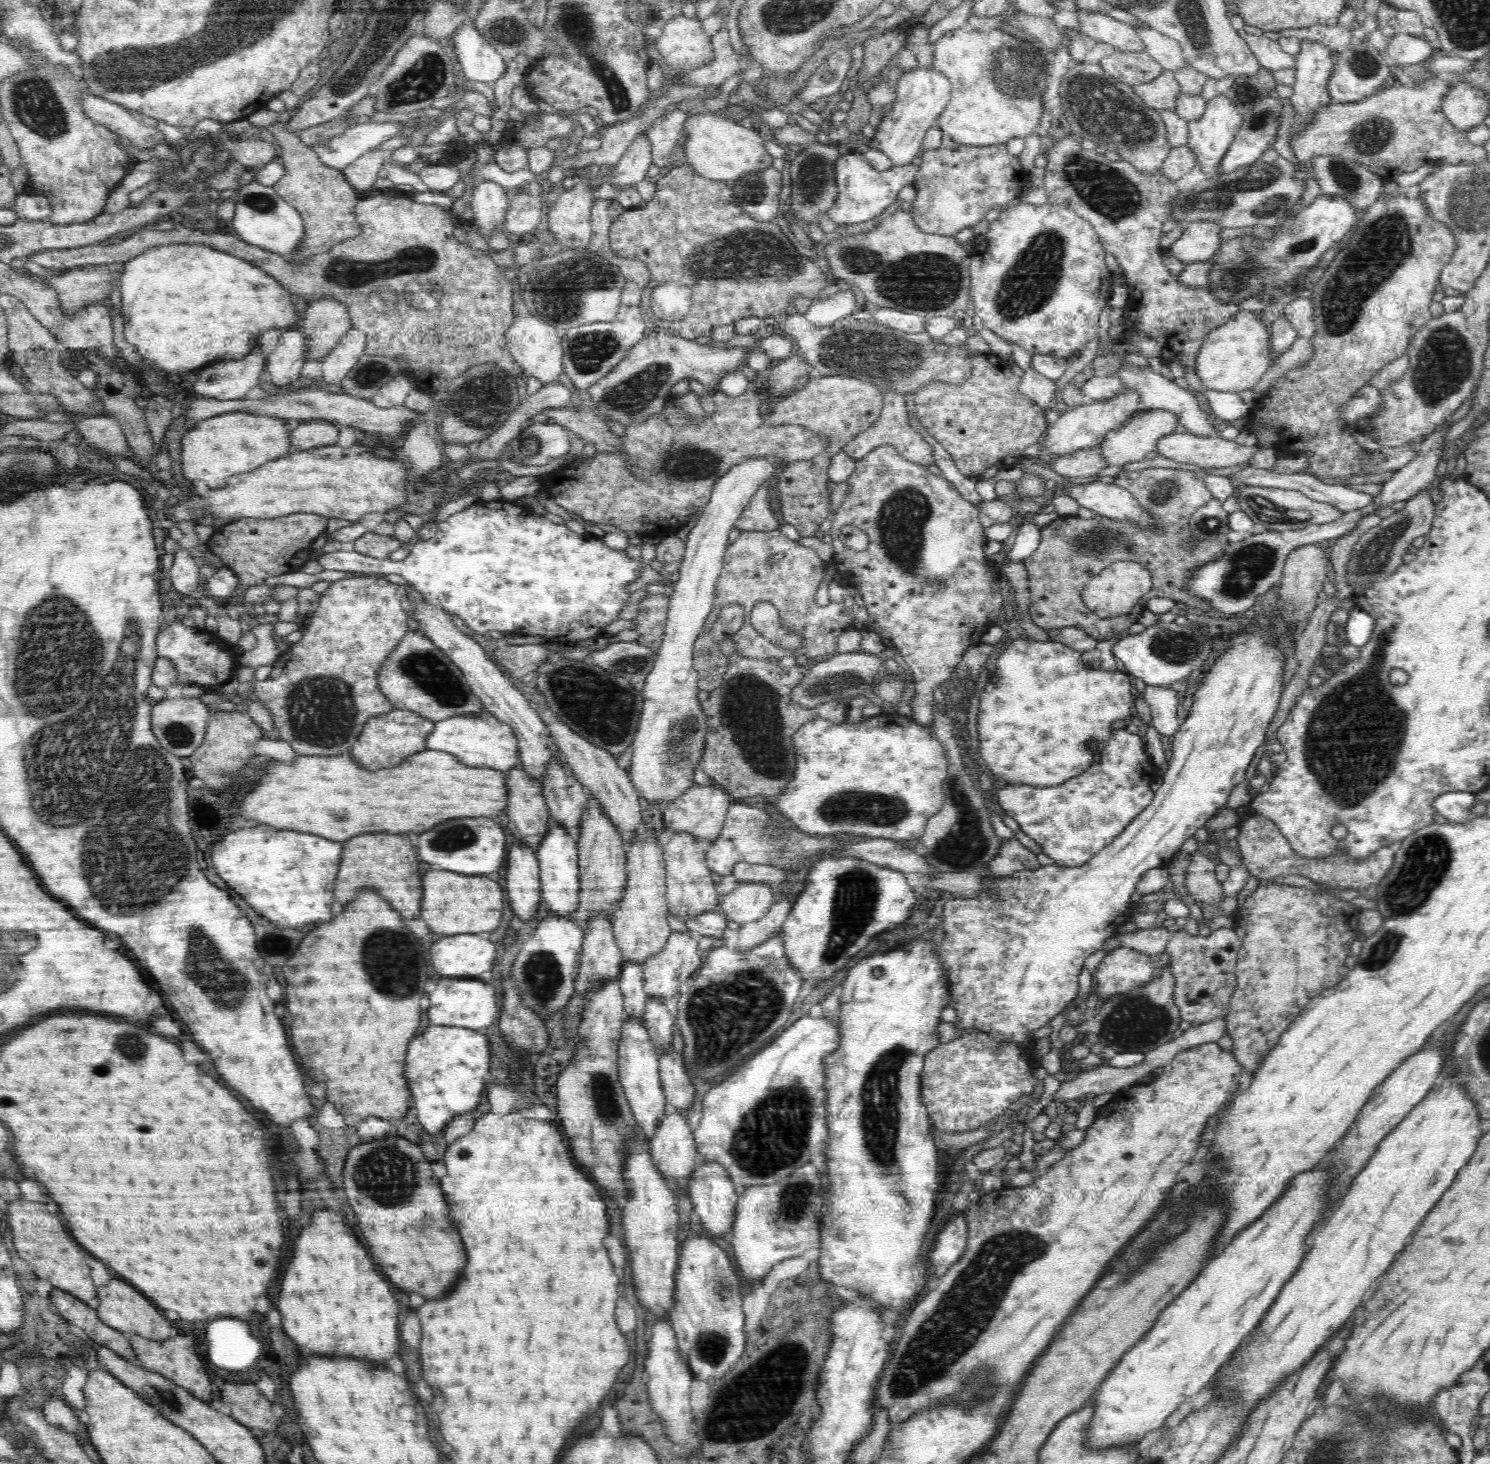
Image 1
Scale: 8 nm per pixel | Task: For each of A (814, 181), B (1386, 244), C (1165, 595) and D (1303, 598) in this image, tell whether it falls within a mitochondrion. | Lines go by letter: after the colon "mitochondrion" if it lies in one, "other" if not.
A: mitochondrion
B: mitochondrion
C: other
D: other

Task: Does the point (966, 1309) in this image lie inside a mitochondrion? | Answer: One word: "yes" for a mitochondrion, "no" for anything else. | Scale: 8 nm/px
yes

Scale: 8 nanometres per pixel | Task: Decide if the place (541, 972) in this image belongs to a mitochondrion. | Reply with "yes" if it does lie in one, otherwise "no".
yes

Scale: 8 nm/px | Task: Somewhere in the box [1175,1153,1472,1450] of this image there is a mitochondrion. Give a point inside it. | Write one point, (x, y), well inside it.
(1397, 1421)

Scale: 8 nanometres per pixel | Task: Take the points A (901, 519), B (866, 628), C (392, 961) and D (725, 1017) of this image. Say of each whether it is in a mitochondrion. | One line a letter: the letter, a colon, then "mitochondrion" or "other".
A: mitochondrion
B: other
C: mitochondrion
D: mitochondrion

